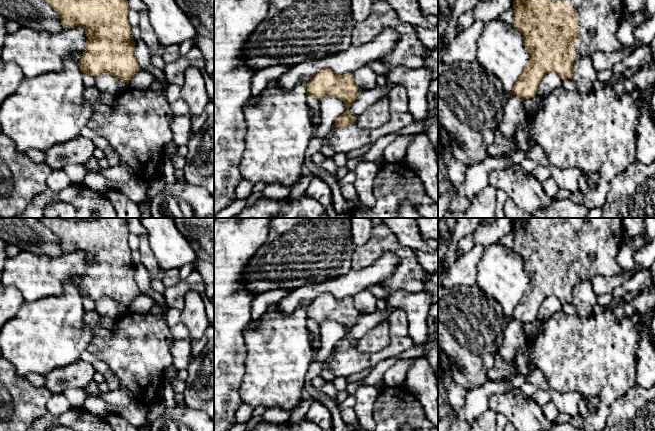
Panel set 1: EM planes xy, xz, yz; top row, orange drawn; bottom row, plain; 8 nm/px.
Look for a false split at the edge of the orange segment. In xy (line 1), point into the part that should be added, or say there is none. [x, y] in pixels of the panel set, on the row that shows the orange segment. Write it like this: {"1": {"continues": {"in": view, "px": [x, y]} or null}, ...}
{"1": {"continues": null}}

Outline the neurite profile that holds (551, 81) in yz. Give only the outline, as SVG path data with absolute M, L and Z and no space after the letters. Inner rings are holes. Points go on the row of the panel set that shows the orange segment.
M556 72L546 74L537 89L537 93L544 97L548 96L554 89L562 86L562 79Z

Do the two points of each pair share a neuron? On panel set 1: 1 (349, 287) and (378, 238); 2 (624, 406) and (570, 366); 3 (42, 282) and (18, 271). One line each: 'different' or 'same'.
1: different
2: different
3: same

